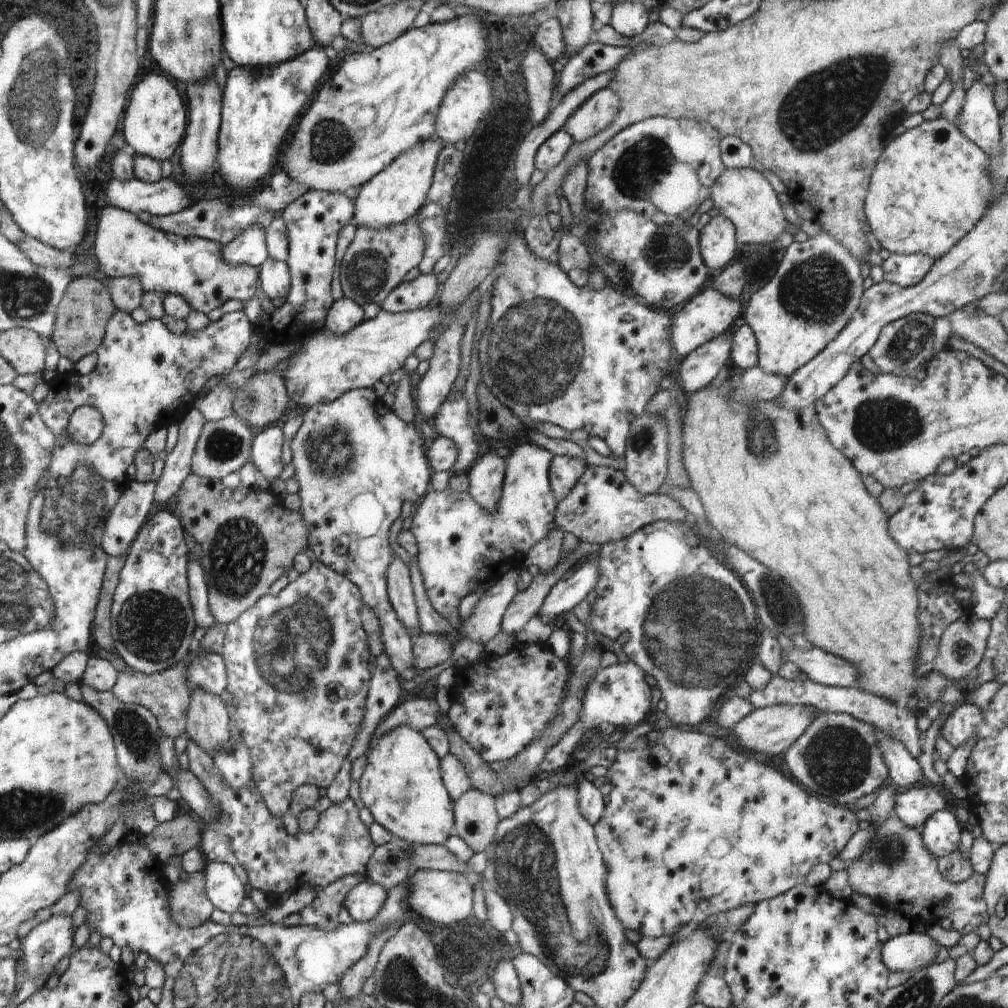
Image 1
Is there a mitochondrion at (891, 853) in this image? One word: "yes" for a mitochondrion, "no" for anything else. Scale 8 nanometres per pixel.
yes

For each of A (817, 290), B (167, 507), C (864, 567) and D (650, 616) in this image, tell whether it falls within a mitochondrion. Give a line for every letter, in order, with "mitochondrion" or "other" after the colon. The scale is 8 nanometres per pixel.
A: mitochondrion
B: other
C: other
D: mitochondrion

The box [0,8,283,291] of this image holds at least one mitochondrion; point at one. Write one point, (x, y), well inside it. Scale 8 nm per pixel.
(33, 106)

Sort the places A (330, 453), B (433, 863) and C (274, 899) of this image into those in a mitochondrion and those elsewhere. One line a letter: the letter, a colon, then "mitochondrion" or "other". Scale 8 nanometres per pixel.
A: mitochondrion
B: other
C: other

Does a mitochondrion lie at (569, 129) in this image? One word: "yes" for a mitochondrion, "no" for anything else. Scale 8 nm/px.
no

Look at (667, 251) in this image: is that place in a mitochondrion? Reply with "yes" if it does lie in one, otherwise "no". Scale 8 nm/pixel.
yes

